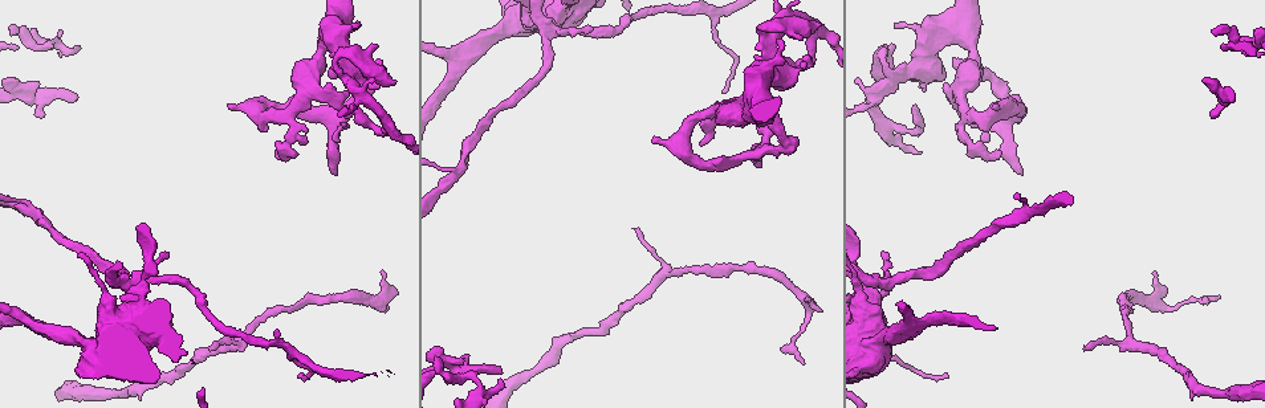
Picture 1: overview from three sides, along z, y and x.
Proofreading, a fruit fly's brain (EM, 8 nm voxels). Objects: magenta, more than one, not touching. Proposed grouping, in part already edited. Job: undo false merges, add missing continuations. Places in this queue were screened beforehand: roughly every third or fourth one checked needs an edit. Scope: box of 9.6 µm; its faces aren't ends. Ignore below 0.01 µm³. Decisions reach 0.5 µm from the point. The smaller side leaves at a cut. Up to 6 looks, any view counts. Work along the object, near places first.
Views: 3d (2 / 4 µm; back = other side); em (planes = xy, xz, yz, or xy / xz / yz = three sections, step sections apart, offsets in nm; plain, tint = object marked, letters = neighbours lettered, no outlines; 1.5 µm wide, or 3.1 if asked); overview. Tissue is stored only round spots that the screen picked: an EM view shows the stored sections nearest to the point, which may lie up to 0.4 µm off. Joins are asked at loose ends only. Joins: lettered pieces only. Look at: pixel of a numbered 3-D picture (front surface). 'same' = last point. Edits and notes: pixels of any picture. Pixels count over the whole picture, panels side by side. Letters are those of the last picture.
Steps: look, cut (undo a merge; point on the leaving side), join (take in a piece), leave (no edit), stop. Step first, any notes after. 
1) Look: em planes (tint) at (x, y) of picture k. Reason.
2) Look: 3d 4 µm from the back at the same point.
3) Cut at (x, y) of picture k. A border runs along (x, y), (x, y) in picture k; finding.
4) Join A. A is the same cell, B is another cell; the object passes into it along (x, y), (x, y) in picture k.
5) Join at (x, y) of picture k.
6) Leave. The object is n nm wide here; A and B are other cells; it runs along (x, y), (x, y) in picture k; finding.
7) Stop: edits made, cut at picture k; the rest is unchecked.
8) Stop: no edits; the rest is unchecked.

Look: 3d 2 µm from the back at (945, 375) of picture 1. Free end.

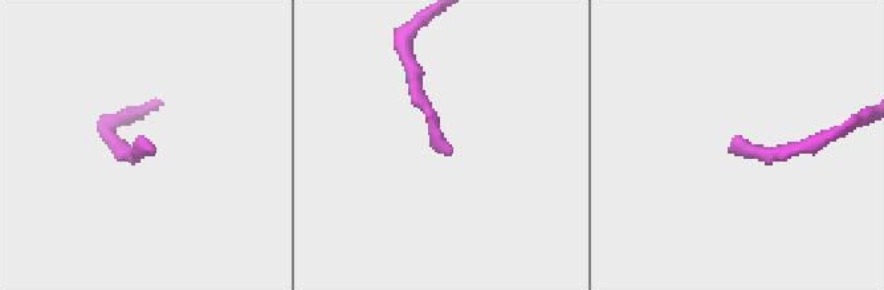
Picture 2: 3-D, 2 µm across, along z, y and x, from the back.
Look: em planes (letters) at (738, 153) of picture 2.

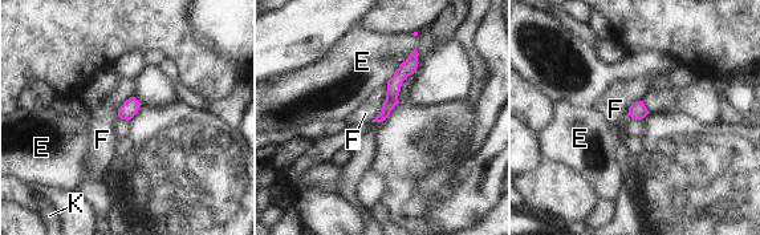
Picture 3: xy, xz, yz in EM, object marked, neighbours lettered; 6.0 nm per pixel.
Leave. The longest contact is with E, 280 nm; E, F and K are other cells; it runs along (414, 55), (395, 81), (382, 116) in picture 3; none of them fits.

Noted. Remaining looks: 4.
Look: em planes (letters) at (208, 349) of picture 1. An open end.

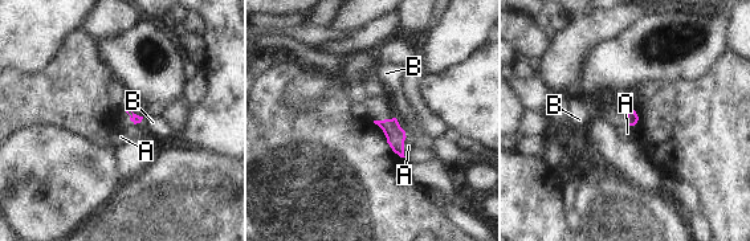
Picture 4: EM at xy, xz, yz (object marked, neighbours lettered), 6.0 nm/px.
Leave. A and B are other cells; a border runs along (406, 137), (404, 156) in picture 4; none of them fits.

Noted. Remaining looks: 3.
Look: 3d 2 µm at (381, 270) of picture 1. Branch stops here.

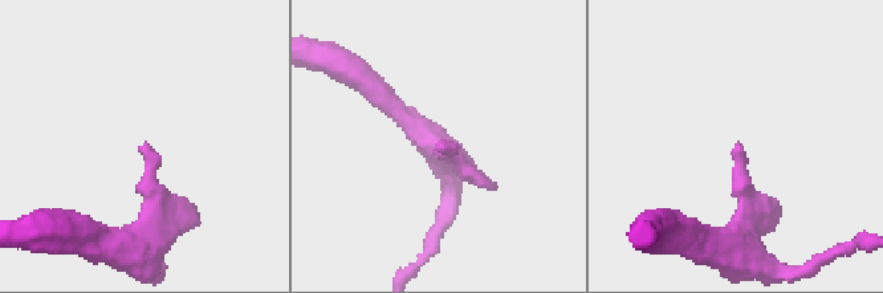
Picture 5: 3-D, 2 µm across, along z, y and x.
Look: em xy step 4 (letters) at (443, 149) of picture 5.

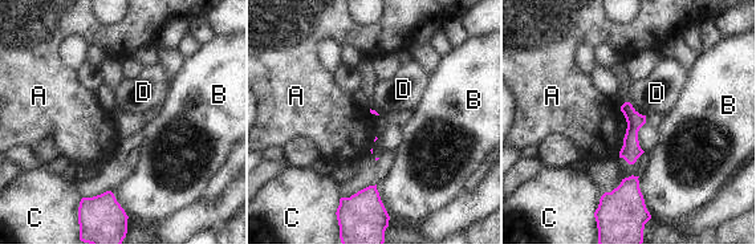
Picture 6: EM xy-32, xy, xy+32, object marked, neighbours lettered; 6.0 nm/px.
Leave. A, B, C and D are other cells; a border runs along (624, 138), (618, 157) in picture 6; no lettered piece goes on from it.

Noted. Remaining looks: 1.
Stop: no edits; the rest is unchecked.

